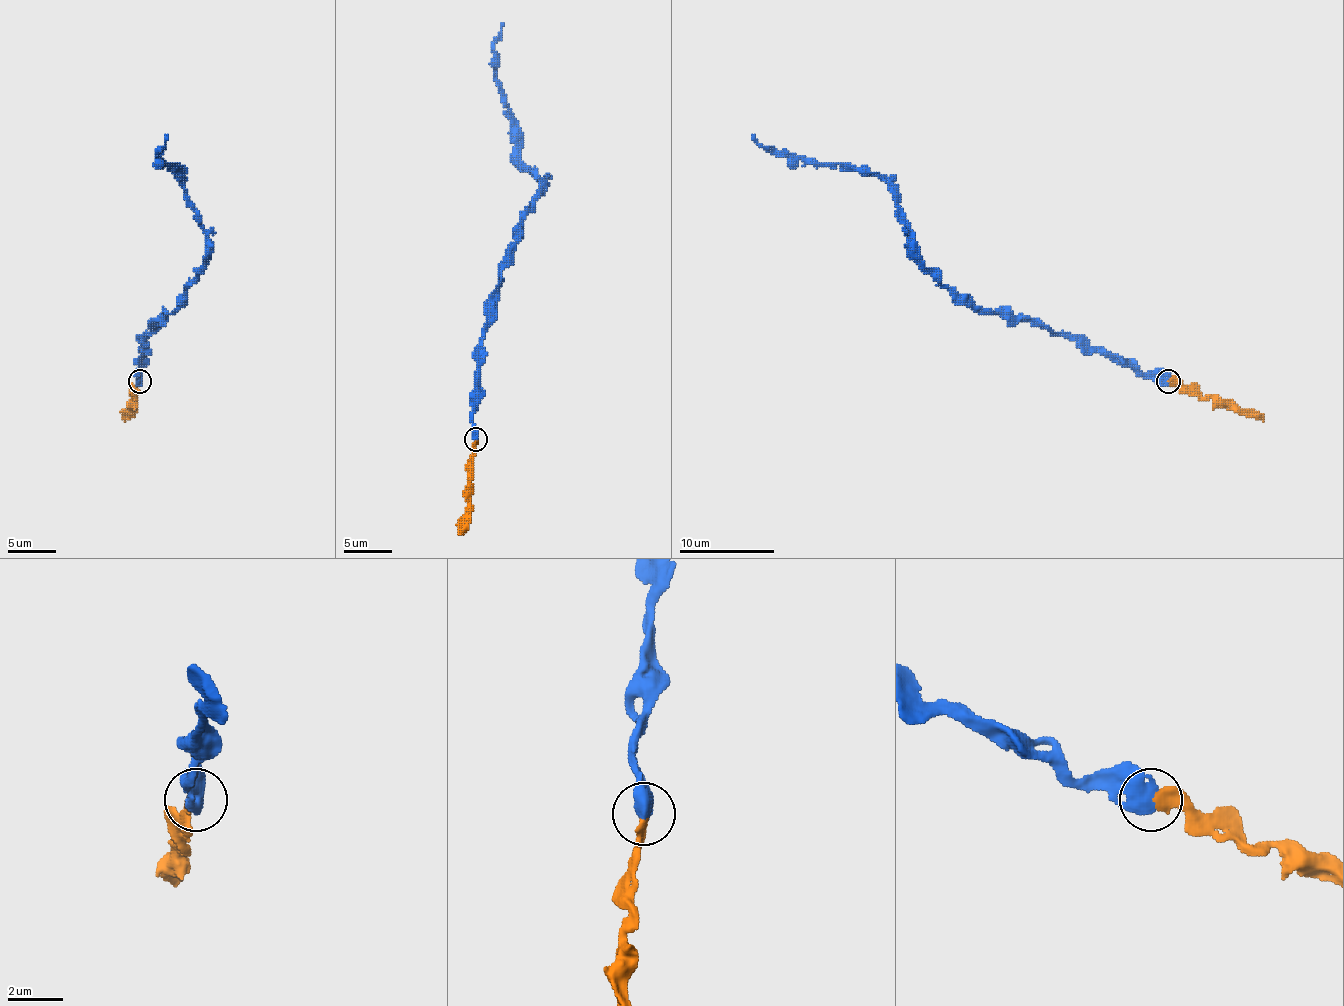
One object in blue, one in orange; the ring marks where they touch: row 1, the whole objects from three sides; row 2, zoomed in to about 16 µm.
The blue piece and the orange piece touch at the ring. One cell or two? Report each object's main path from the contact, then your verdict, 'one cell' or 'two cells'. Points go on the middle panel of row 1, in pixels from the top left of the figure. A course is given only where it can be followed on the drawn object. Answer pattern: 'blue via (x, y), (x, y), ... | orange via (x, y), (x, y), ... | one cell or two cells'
blue via (475, 438), (487, 312), (496, 300), (506, 250), (542, 193), (518, 152), (496, 78), (494, 47), (504, 23) | orange via (477, 438), (470, 462), (468, 527), (461, 534) | one cell

